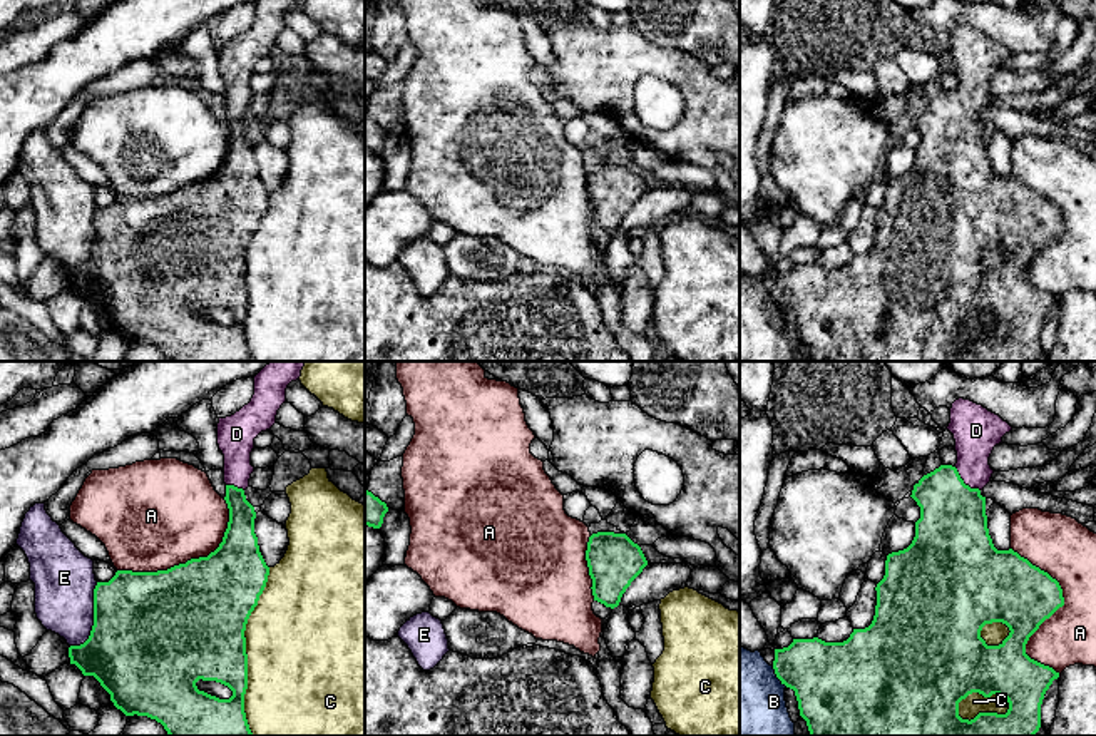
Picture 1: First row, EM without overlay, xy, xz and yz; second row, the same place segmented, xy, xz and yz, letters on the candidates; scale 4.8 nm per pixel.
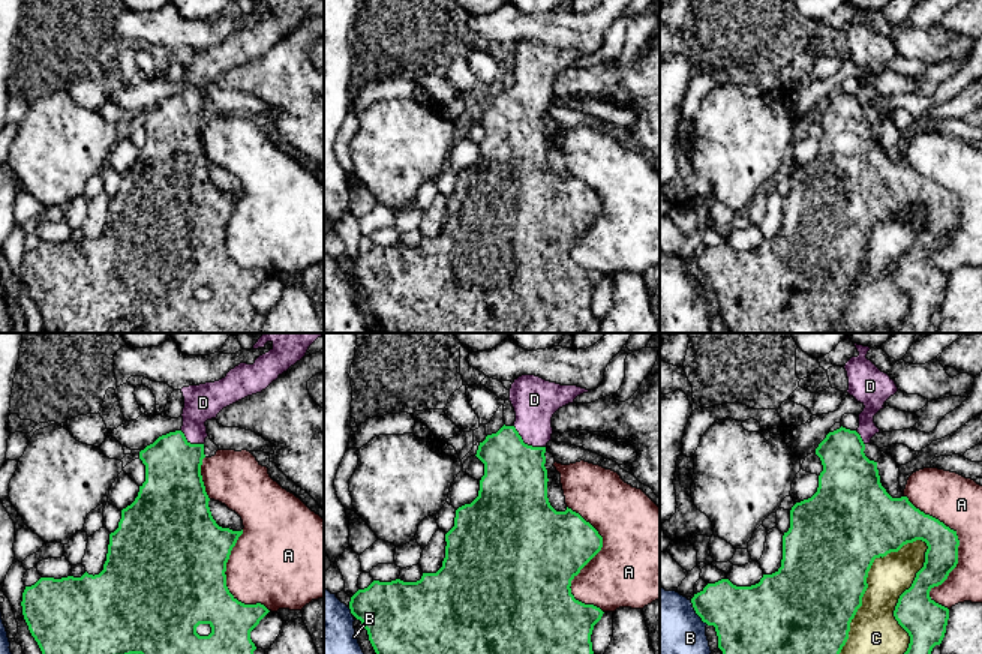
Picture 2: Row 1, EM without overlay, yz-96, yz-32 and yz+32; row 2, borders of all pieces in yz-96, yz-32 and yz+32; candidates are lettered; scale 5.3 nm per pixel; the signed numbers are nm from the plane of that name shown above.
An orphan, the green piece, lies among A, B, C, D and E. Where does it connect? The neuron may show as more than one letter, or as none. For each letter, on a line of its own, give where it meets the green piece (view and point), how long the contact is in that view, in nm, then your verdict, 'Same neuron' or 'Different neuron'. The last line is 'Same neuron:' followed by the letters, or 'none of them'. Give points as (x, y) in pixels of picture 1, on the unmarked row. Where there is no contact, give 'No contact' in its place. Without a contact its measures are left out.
A: Touches green at yz (1055, 236). Shared border 650 nm. Different neuron
B: Touches green at yz (777, 301). Shared border 130 nm. Different neuron
C: Touches green at xy (245, 276). Shared border 800 nm. Different neuron
D: Touches green at yz (962, 107). Shared border 170 nm. Same neuron
E: Touches green at xy (94, 245). Shared border 340 nm. Different neuron
Same neuron: D

